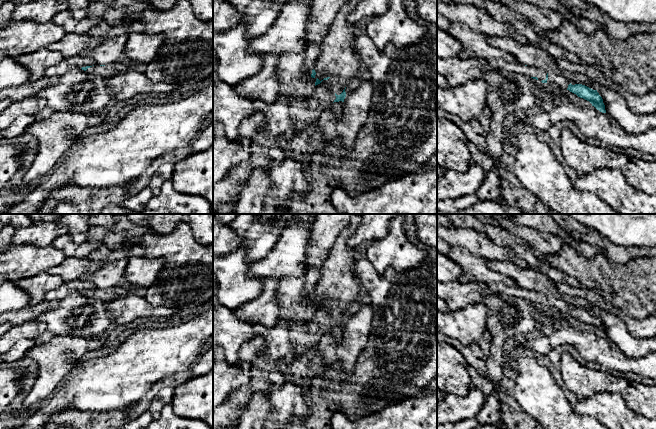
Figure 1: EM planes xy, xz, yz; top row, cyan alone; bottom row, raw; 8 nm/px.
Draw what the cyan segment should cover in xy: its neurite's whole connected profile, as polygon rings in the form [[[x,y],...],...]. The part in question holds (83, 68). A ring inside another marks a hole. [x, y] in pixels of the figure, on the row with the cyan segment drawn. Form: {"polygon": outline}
{"polygon": [[[121,60],[109,65],[93,65],[93,66],[86,66],[82,67],[82,70],[96,74],[102,77],[111,77],[117,73],[122,73],[124,71],[130,70],[131,68],[128,65],[125,65]]]}

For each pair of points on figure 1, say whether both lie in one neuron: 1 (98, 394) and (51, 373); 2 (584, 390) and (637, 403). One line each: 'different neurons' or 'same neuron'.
1: different neurons
2: same neuron

